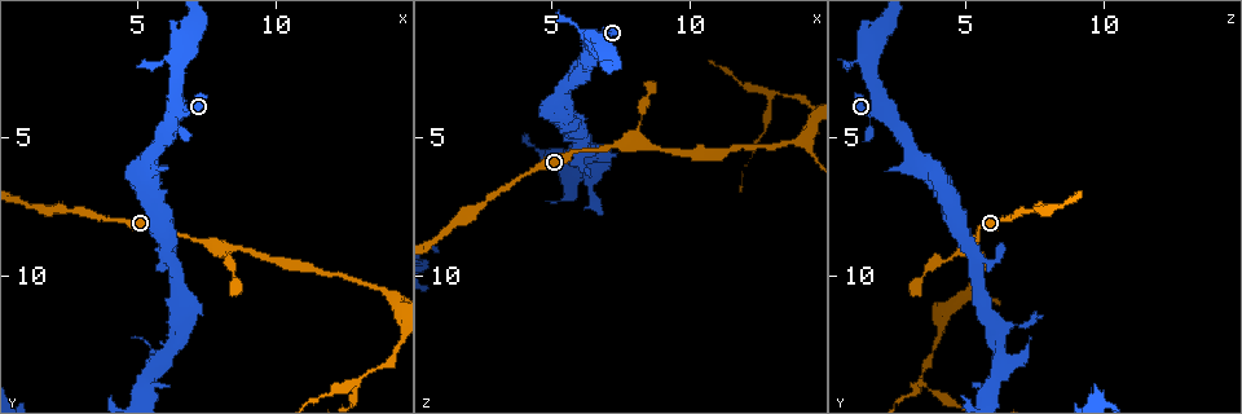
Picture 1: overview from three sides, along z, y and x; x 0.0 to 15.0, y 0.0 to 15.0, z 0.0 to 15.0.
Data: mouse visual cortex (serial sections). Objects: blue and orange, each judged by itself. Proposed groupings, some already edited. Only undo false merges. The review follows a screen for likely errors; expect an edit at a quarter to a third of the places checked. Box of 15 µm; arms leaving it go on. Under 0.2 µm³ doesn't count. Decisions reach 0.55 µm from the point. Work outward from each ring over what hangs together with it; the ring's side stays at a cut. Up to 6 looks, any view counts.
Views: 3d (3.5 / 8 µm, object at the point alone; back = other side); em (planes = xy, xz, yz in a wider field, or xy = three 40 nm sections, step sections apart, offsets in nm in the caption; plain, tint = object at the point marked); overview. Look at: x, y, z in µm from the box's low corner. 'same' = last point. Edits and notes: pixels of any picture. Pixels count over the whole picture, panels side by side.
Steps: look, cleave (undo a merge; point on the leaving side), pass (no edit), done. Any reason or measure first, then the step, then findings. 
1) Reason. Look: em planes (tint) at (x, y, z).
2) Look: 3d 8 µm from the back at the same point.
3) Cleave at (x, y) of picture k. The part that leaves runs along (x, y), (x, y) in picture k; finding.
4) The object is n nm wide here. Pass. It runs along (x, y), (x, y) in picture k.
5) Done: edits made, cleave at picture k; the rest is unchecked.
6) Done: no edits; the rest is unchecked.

Arms part here. Look: 3d 3.5 µm at (6.4, 4.1, 2.0).

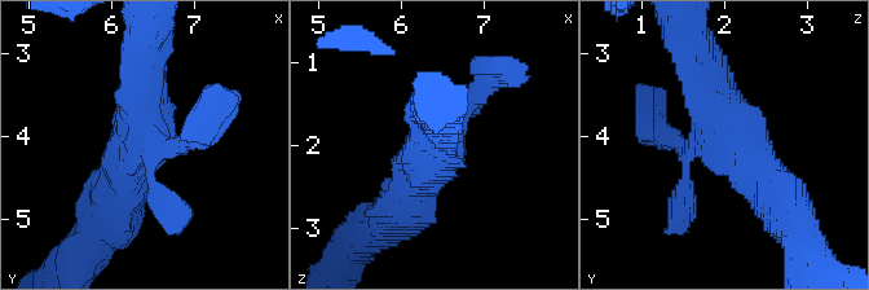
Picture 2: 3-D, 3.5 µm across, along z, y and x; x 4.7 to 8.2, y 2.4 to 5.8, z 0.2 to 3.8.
Shape alone is not enough. Look: em planes (tint) at (6.40, 4.05, 1.95).

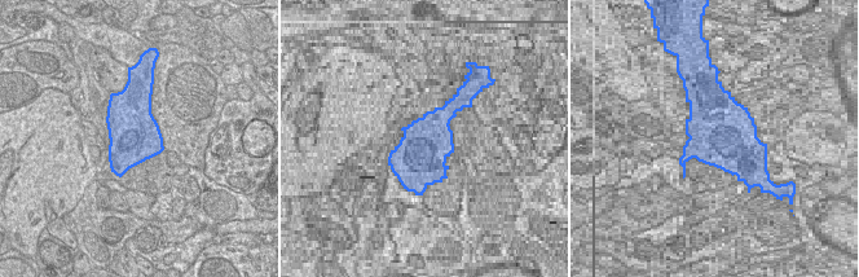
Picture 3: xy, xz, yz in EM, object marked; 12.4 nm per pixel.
Pass. It runs along (490, 80), (442, 123), (407, 200) in picture 2; one cell here.

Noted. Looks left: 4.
Look: 3d 3.5 µm at (8.1, 9.2, 5.0).

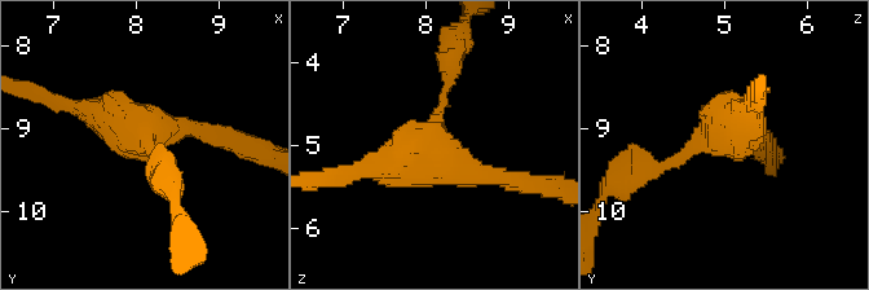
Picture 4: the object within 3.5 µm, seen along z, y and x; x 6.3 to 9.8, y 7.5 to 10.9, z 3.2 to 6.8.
3 arms meet here; the arms are 150, 200, 200 nm wide; shape alone is not enough. Look: em xy step 2 (plain) at (8.10, 9.10, 4.90).

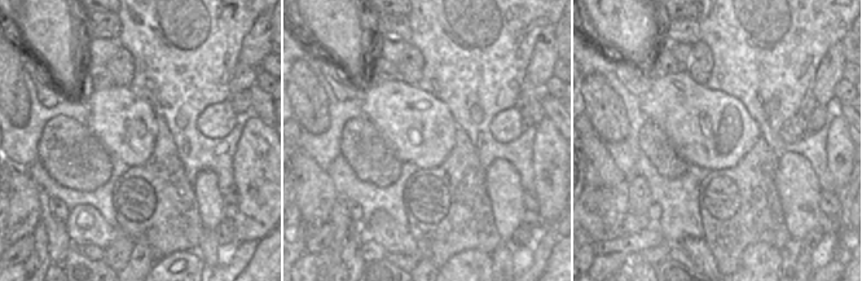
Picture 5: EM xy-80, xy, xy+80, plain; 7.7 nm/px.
Look: em xy step 2 (tint) at the same point.

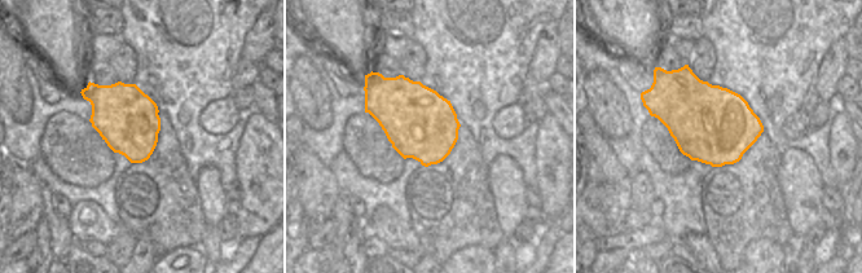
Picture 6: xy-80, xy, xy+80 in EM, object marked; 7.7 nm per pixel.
Pass. It runs along (64, 104), (219, 136) in picture 4; all the same cell.

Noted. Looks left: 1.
Done: no edits; the rest is unchecked.

